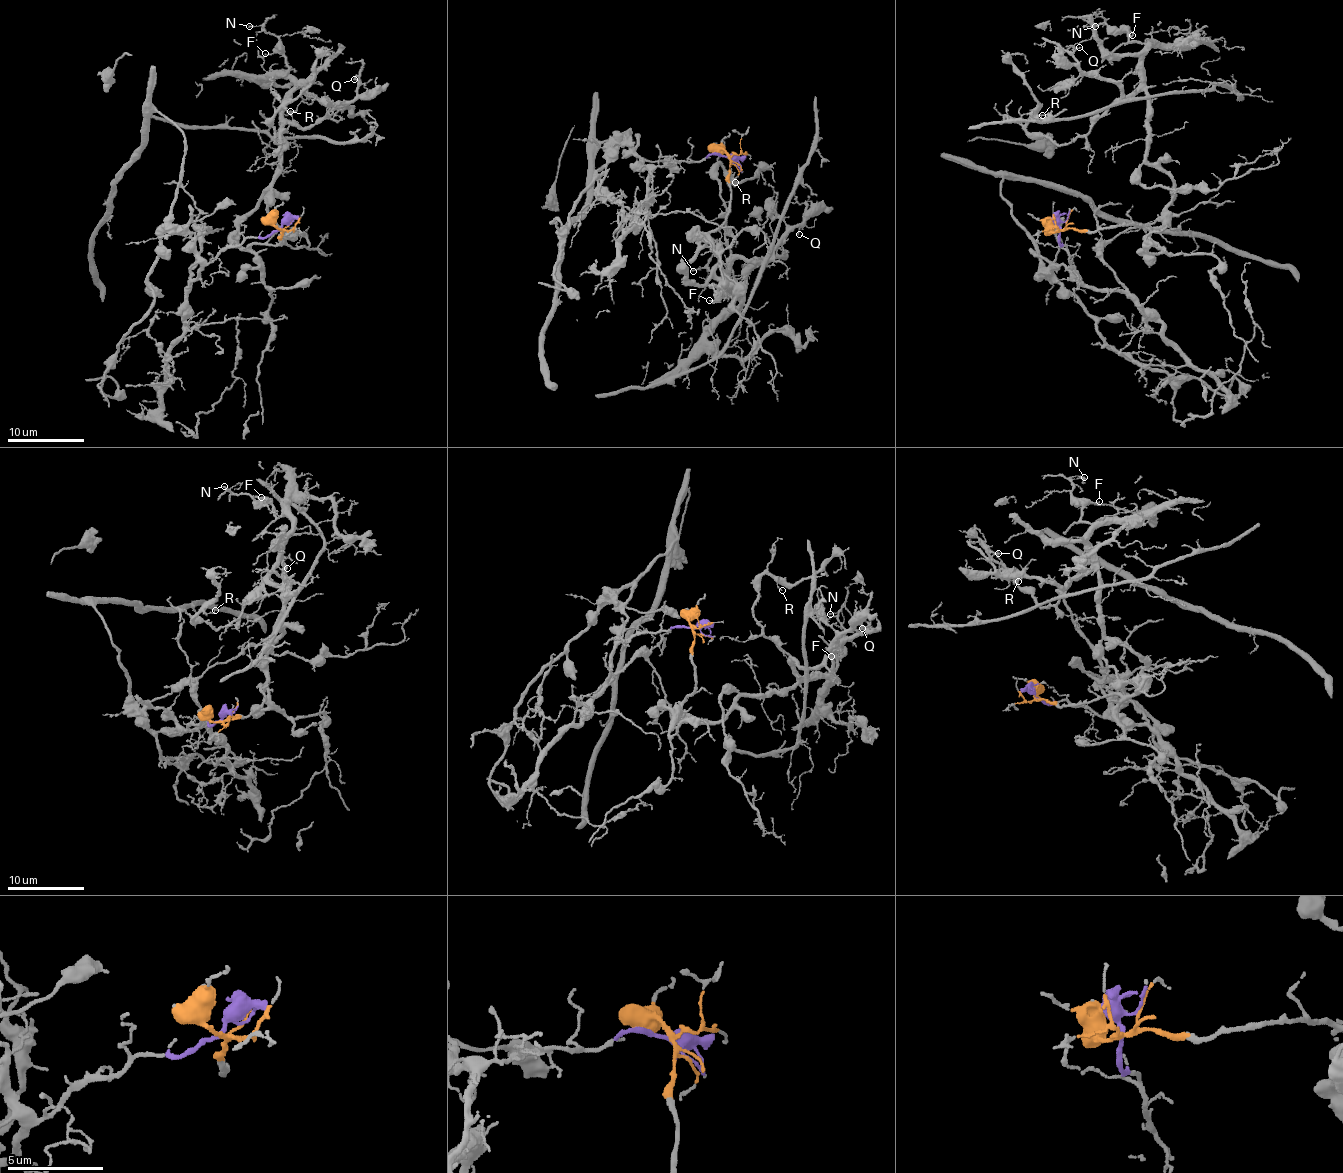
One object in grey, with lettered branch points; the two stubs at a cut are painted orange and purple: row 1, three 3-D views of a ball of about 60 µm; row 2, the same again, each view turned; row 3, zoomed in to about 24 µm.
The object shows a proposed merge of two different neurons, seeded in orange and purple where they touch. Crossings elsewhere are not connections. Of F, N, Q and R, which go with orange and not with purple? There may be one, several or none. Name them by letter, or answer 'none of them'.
F, N, Q, R

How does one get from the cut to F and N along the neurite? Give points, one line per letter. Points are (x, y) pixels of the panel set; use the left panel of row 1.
F: (282, 229), (279, 246), (238, 243), (238, 225), (272, 181), (282, 98), (293, 86), (286, 59), (265, 53)
N: (282, 229), (281, 246), (238, 243), (238, 227), (270, 185), (282, 98), (293, 81), (273, 34), (249, 26)

